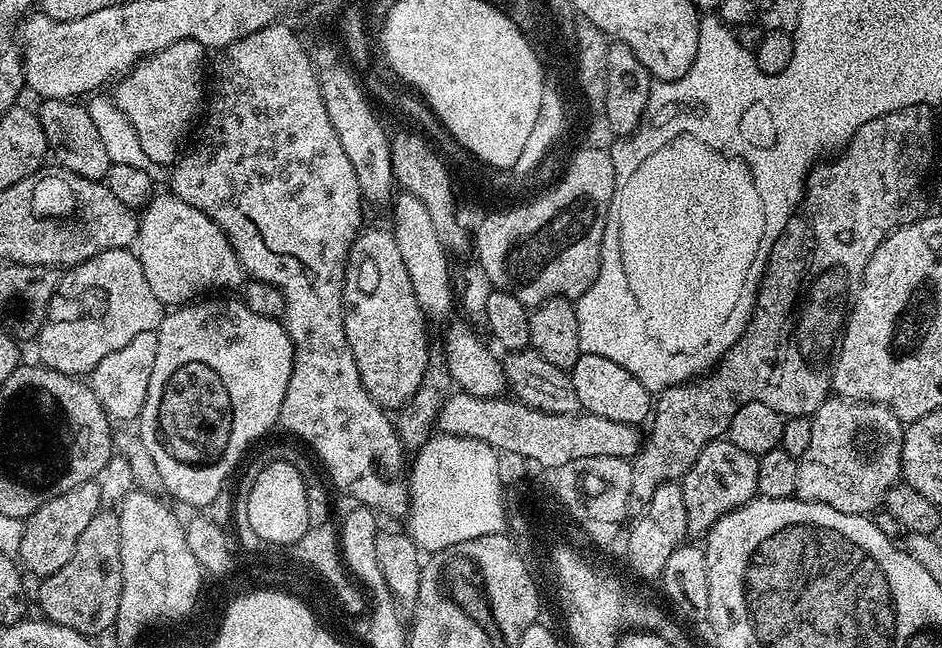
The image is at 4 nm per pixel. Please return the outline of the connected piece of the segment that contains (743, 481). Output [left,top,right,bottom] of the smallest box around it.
[679,438,758,537]

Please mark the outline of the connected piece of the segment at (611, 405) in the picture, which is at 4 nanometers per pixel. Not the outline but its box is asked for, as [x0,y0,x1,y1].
[570,353,654,425]

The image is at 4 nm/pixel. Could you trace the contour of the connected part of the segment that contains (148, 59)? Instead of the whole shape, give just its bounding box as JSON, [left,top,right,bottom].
[114,40,206,166]

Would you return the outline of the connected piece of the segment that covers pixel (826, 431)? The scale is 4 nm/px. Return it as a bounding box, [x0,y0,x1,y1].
[795,395,905,516]

